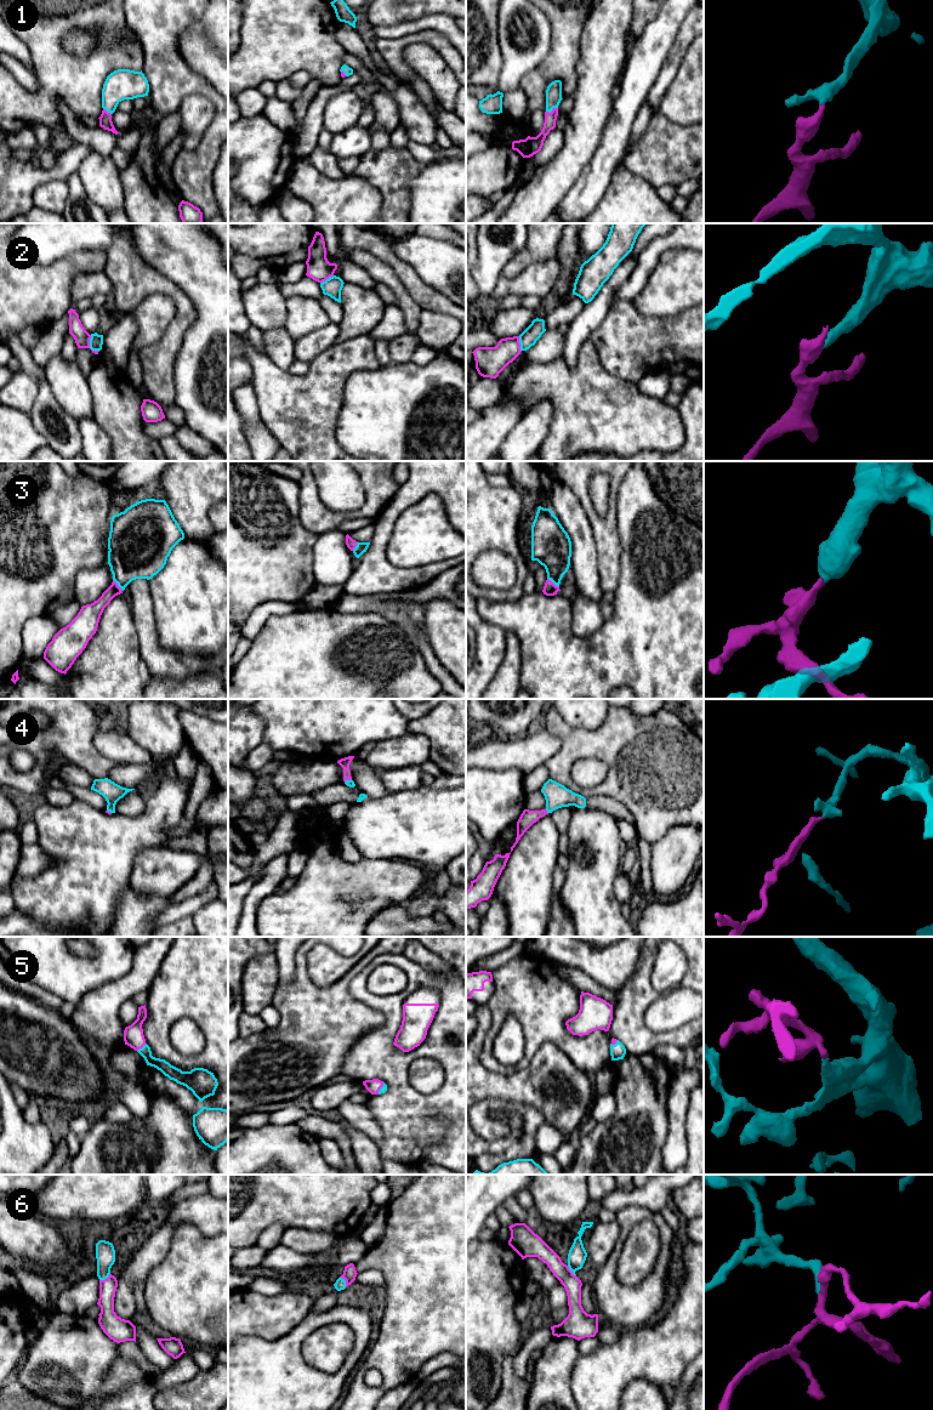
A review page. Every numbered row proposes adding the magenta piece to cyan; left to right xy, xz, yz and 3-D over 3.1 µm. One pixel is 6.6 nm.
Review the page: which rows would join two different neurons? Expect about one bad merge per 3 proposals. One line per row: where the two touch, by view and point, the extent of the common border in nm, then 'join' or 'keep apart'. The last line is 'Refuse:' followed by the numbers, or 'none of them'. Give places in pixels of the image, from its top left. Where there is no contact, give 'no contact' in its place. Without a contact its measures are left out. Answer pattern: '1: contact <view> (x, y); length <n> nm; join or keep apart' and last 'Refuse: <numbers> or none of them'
1: contact yz (551, 111); length 90 nm; join
2: contact xy (90, 346); length 130 nm; keep apart
3: contact yz (553, 583); length 100 nm; join
4: contact yz (547, 812); length 40 nm; join
5: contact xy (142, 1047); length 80 nm; join
6: contact xy (104, 1278); length 90 nm; join
Refuse: 2

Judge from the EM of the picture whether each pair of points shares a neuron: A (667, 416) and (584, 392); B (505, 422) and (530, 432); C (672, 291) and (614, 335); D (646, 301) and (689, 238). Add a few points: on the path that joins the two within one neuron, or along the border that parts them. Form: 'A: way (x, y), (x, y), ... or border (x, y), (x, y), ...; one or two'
A: way (647, 416), (613, 416), (604, 413); one
B: border (522, 415), (499, 448); two
C: border (632, 301), (642, 313), (671, 317); two
D: border (690, 248), (667, 249), (656, 262); two

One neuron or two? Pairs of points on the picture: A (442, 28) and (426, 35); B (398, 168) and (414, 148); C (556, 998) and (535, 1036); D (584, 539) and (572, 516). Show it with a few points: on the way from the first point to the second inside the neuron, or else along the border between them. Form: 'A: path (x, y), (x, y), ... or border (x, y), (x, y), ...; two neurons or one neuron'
A: border (407, 34), (436, 30), (453, 46); two neurons
B: border (405, 146), (422, 165); two neurons
C: path (546, 1007), (542, 1011), (542, 1022), (539, 1027); one neuron
D: path (580, 533), (575, 522); one neuron

